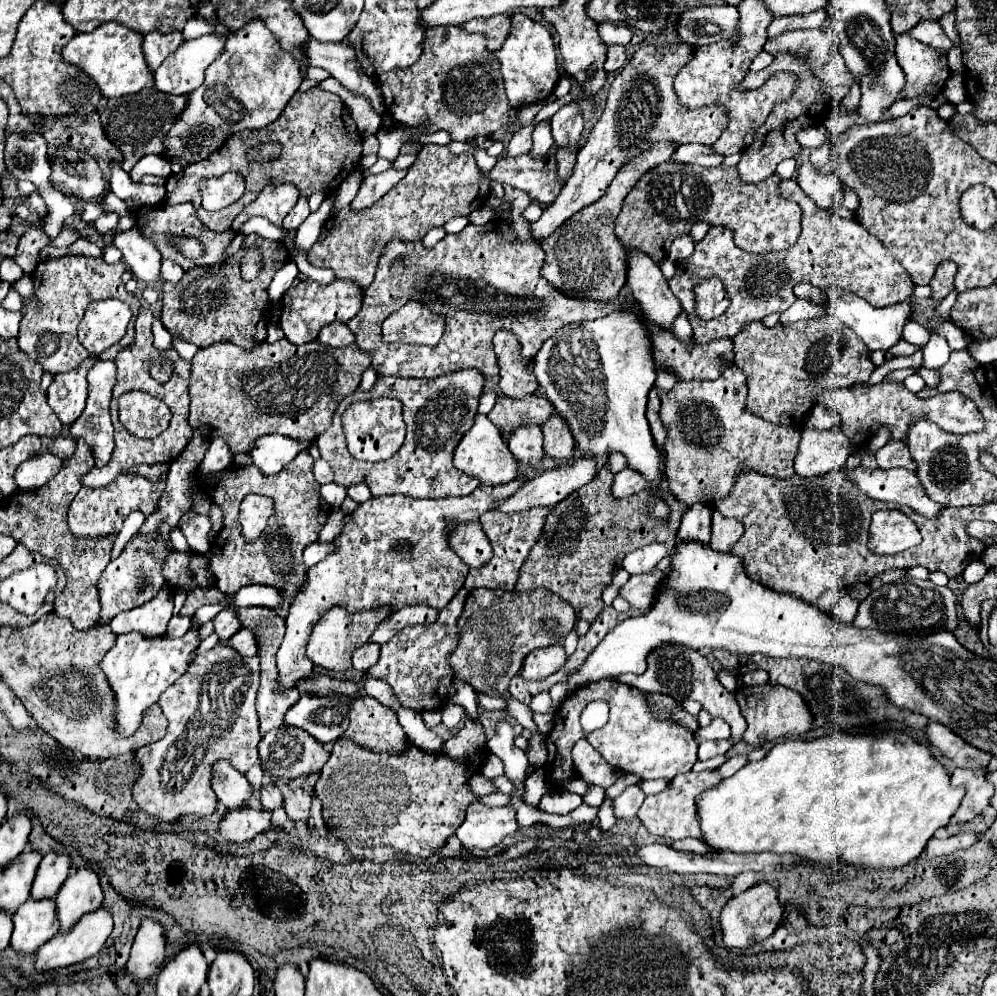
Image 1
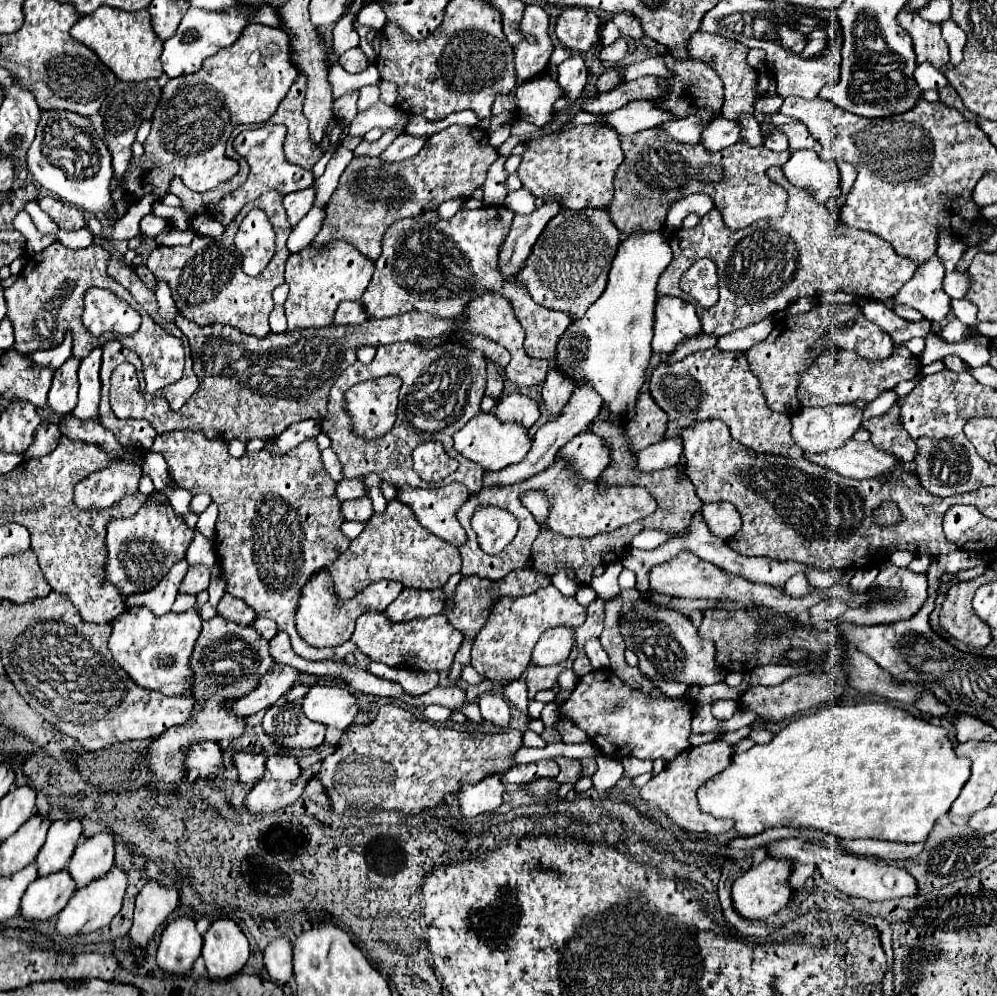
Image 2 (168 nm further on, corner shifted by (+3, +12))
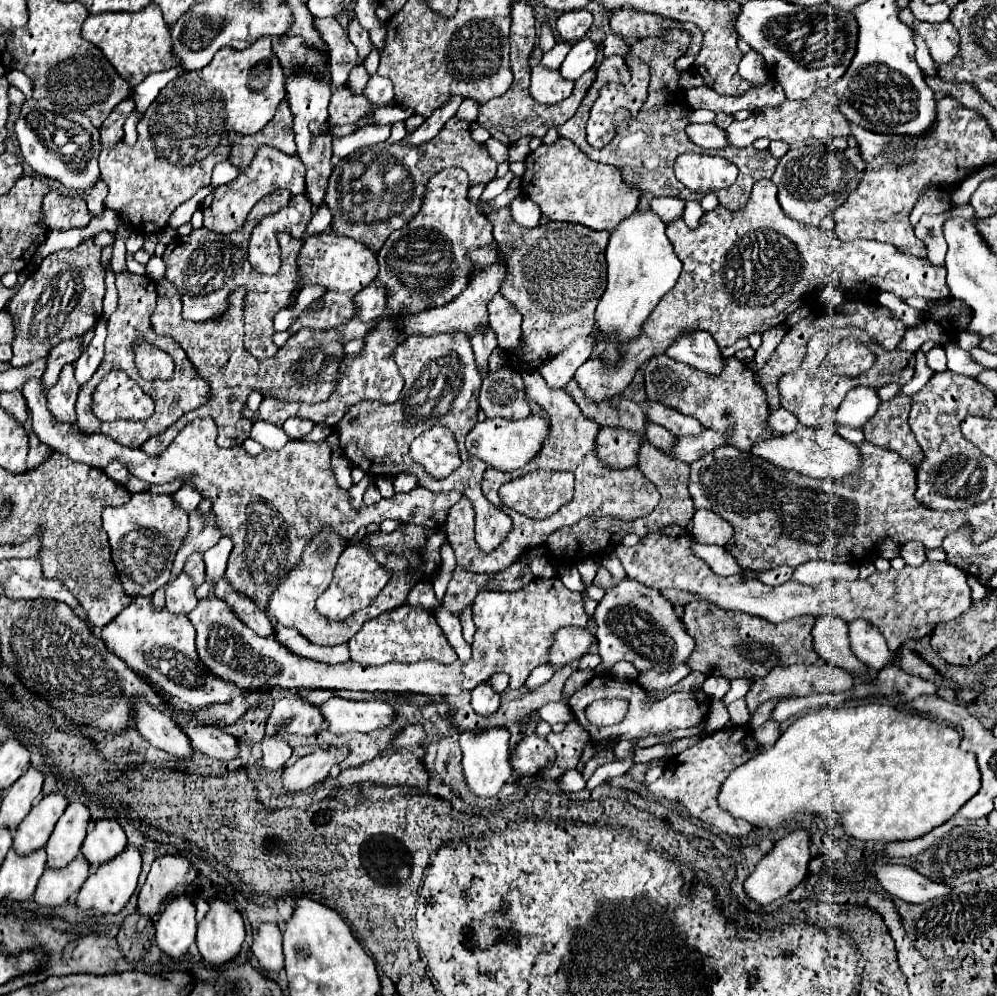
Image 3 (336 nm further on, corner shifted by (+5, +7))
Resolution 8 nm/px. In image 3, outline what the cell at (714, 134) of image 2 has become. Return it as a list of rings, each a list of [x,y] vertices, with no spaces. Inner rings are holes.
[[[834,87],[818,89],[810,99],[804,101],[784,101],[780,107],[762,107],[754,109],[754,113],[744,121],[734,121],[730,129],[726,129],[728,141],[732,147],[748,147],[756,139],[782,139],[790,145],[802,143],[804,139],[828,139],[828,137],[848,137],[850,123],[842,113],[838,113]]]

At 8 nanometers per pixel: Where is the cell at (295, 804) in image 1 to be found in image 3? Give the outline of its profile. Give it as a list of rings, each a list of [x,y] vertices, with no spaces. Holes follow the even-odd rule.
[[[266,735],[262,739],[262,753],[264,753],[262,767],[266,771],[276,771],[288,763],[292,749],[284,739],[280,739],[276,735]]]

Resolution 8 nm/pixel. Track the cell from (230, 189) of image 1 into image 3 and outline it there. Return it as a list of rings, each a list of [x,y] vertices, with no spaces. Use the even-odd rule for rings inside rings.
[[[262,37],[254,45],[238,51],[222,47],[214,55],[212,63],[200,71],[188,71],[178,81],[170,81],[156,101],[146,109],[144,119],[138,123],[138,141],[130,147],[120,141],[114,147],[102,147],[98,163],[100,177],[108,185],[106,207],[114,209],[126,219],[136,233],[158,233],[166,227],[172,211],[188,201],[202,187],[210,187],[210,175],[216,163],[230,157],[228,133],[250,135],[260,131],[272,117],[280,101],[286,97],[282,69],[272,53],[272,39]]]

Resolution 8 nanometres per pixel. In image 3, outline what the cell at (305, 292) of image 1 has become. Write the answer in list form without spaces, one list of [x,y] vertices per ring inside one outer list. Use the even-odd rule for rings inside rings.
[[[318,233],[310,235],[304,239],[304,247],[298,257],[300,265],[300,277],[302,285],[324,285],[328,287],[324,299],[324,309],[316,313],[304,313],[288,331],[296,333],[302,327],[312,327],[312,329],[330,329],[334,325],[346,323],[350,317],[356,313],[356,303],[354,297],[358,291],[362,291],[376,275],[378,275],[378,261],[376,253],[372,249],[366,249],[364,243],[354,241],[352,237],[336,235],[336,233]]]

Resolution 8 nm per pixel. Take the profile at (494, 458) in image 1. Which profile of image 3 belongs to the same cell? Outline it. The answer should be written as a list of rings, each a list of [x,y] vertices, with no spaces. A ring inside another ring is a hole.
[[[530,415],[524,417],[520,421],[512,421],[512,419],[504,419],[504,417],[494,417],[494,419],[486,419],[482,423],[478,423],[466,437],[466,449],[486,461],[490,467],[494,469],[522,469],[526,463],[530,463],[538,451],[542,449],[544,441],[550,435],[550,423],[540,417],[540,415]]]

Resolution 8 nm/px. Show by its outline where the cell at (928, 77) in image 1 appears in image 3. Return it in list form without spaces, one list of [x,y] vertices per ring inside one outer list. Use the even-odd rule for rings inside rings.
[[[908,7],[902,9],[898,17],[912,31],[918,31],[924,37],[936,65],[944,65],[946,61],[950,61],[954,57],[954,53],[958,53],[960,39],[958,39],[958,31],[954,29],[954,25],[950,21],[944,21],[944,23],[918,21]]]

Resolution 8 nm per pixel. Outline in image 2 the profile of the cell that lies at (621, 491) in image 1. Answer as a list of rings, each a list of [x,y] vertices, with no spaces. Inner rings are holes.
[[[664,438],[658,444],[652,444],[636,454],[636,470],[648,474],[654,470],[676,466],[680,458],[682,458],[682,440]]]

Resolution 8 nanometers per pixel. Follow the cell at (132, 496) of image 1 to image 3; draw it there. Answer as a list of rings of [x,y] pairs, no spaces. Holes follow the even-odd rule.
[[[114,461],[114,463],[110,463],[108,467],[106,467],[106,473],[108,473],[108,477],[112,477],[116,483],[126,483],[126,477],[128,477],[128,469],[126,469],[126,465],[124,463],[120,463],[120,461]]]

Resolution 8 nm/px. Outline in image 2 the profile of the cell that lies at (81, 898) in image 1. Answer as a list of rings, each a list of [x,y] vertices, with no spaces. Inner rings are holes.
[[[100,832],[94,834],[92,838],[82,840],[76,846],[66,870],[76,882],[78,890],[110,872],[112,860],[114,860],[114,838],[108,832]]]

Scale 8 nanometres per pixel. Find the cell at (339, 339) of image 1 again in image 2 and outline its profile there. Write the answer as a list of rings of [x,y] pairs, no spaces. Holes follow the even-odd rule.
[[[342,302],[334,312],[334,324],[362,324],[366,320],[360,302]]]

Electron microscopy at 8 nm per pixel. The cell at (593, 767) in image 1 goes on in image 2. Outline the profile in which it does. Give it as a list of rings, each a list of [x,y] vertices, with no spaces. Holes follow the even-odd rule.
[[[560,720],[556,724],[556,730],[560,732],[562,740],[568,744],[580,744],[580,742],[588,742],[588,734],[584,730],[580,730],[574,722],[570,720]]]

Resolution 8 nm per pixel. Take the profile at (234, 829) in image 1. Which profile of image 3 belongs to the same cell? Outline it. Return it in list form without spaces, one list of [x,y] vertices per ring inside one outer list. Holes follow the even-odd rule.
[[[334,747],[334,749],[314,749],[306,757],[300,757],[296,763],[288,765],[284,769],[282,785],[288,793],[304,791],[322,779],[330,775],[330,769],[338,763],[342,763],[348,757],[346,747]]]

